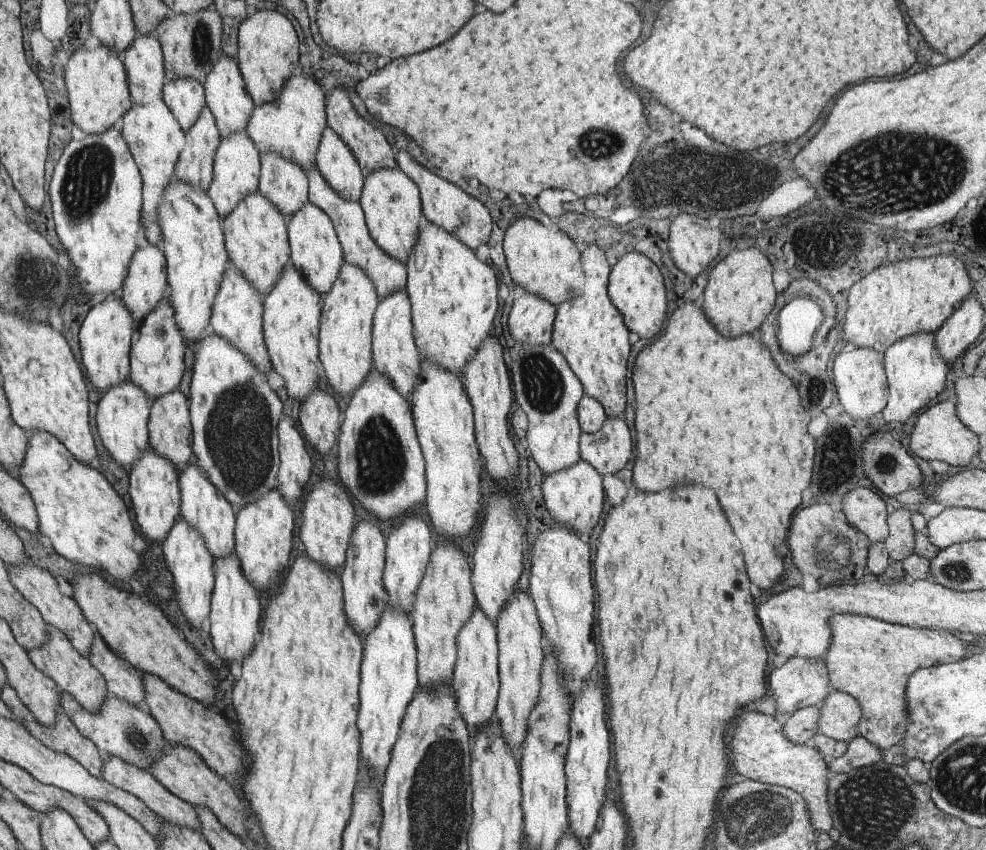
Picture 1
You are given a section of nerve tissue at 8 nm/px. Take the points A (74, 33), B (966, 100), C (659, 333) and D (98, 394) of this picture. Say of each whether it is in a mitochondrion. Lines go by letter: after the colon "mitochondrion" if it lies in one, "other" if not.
A: other
B: other
C: other
D: other

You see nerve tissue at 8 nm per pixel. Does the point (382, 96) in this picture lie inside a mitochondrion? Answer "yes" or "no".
yes

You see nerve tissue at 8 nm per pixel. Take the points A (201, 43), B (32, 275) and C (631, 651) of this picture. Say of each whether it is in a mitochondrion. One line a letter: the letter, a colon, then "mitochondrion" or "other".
A: mitochondrion
B: mitochondrion
C: mitochondrion

